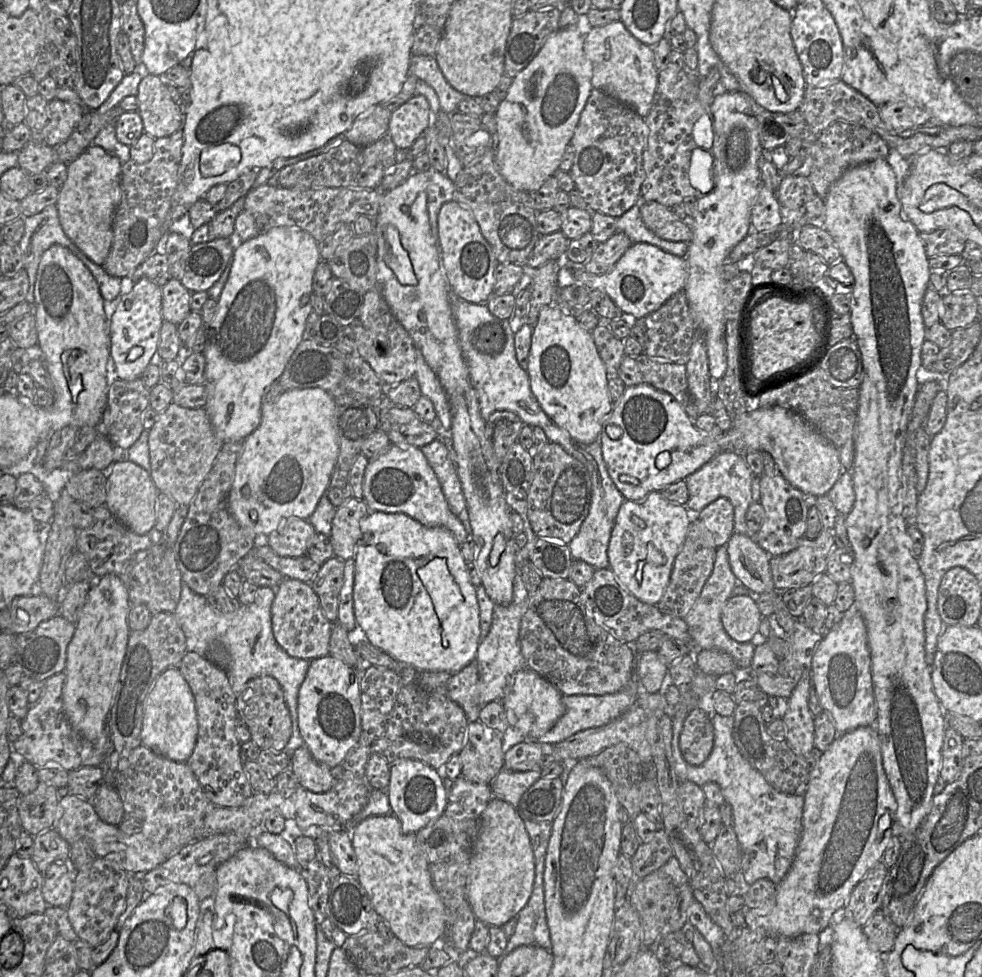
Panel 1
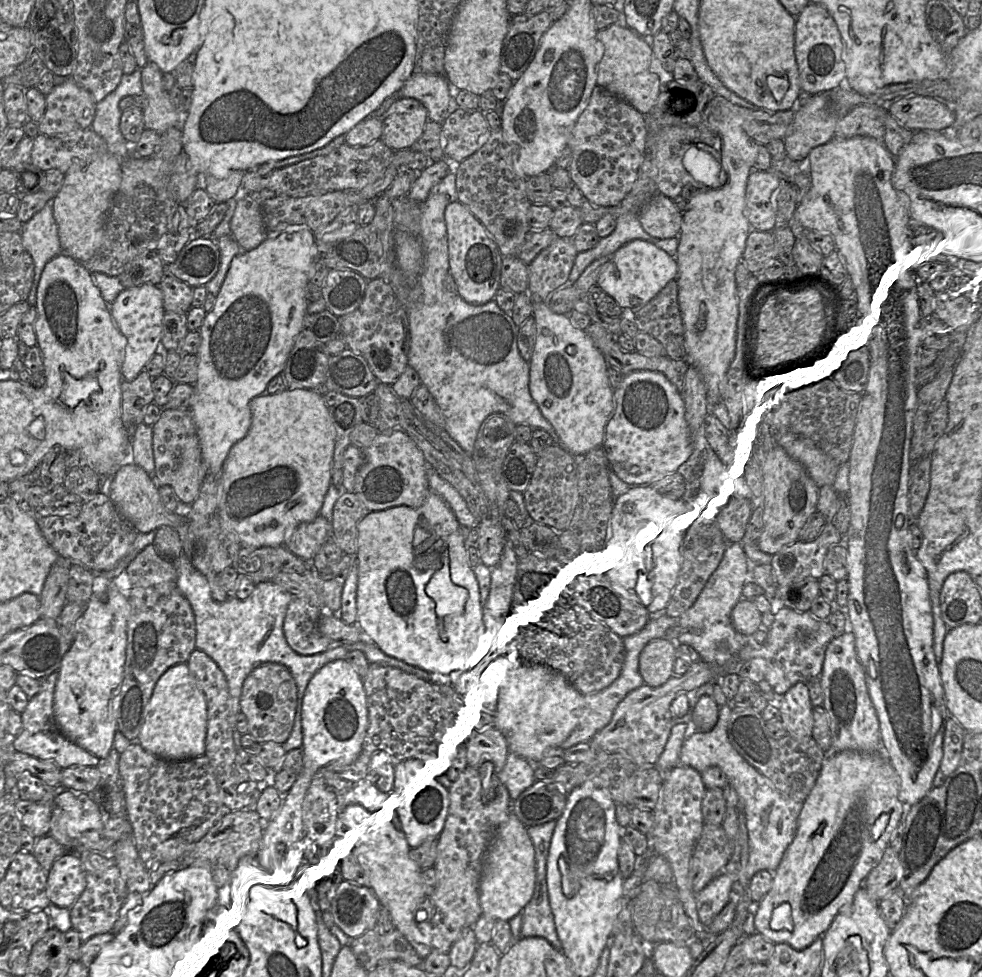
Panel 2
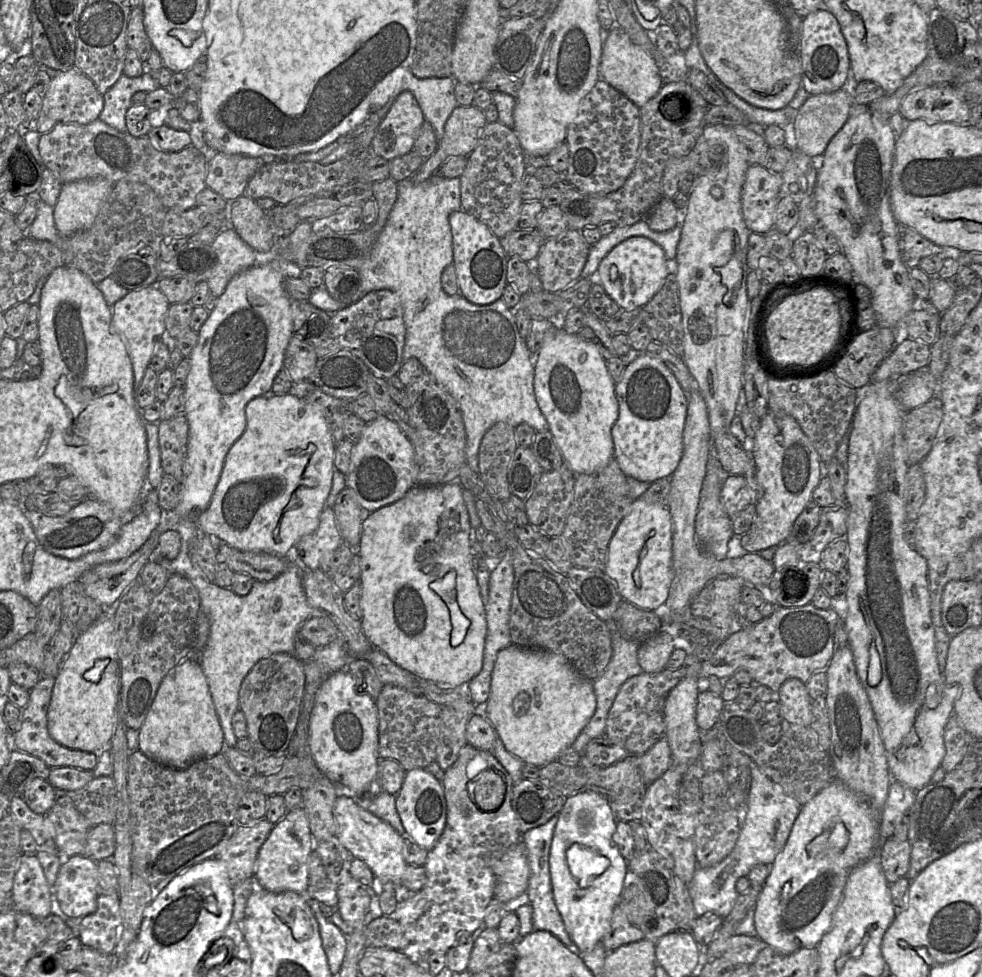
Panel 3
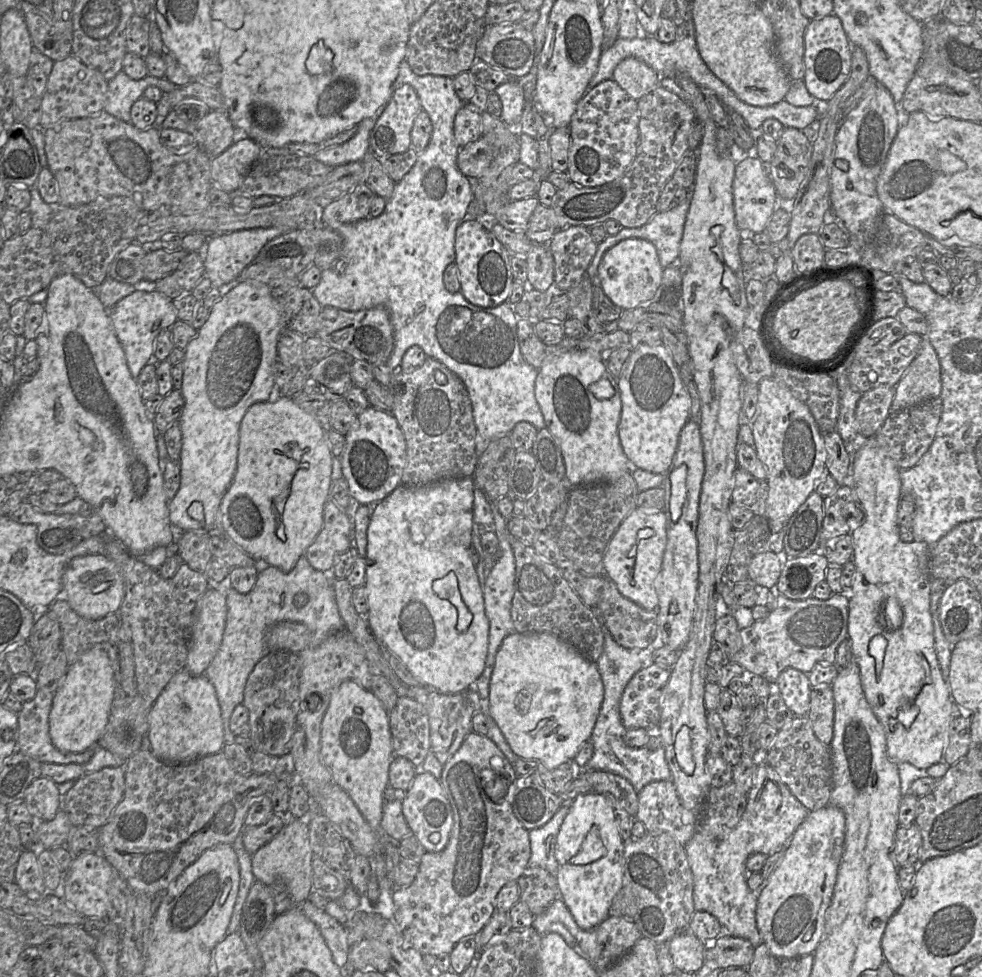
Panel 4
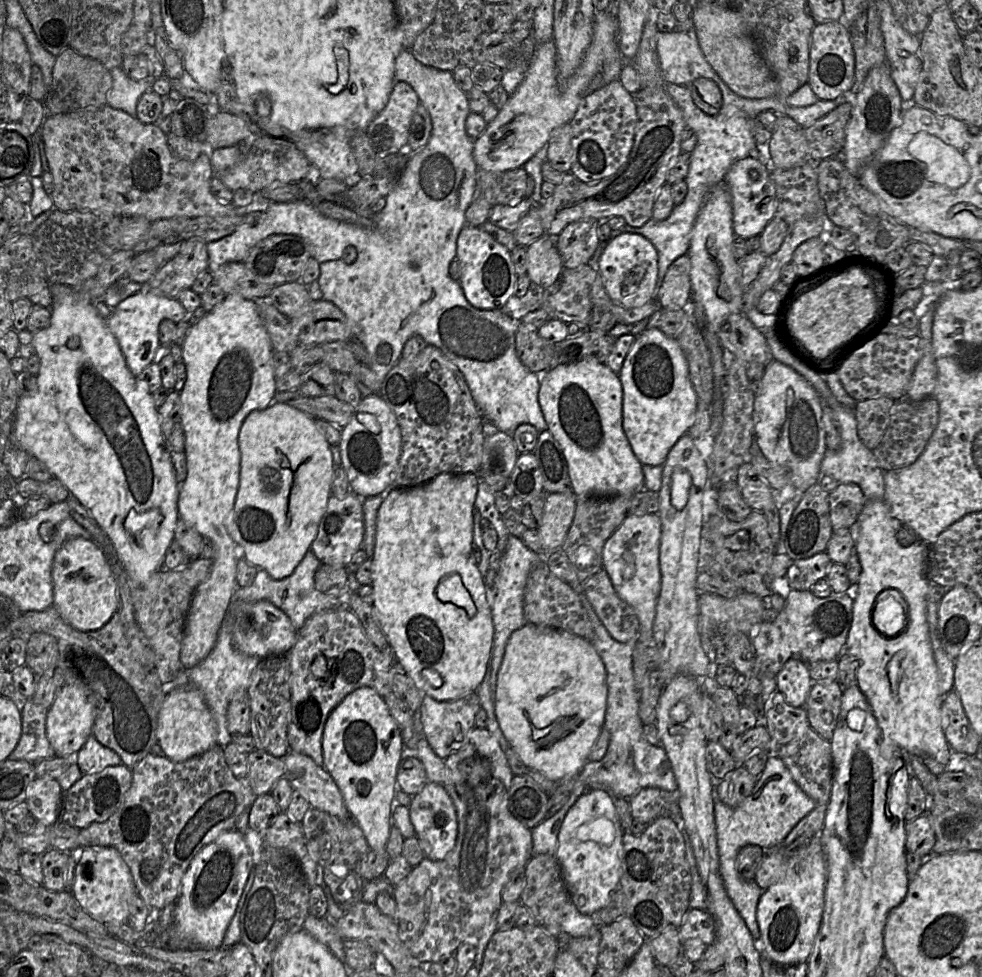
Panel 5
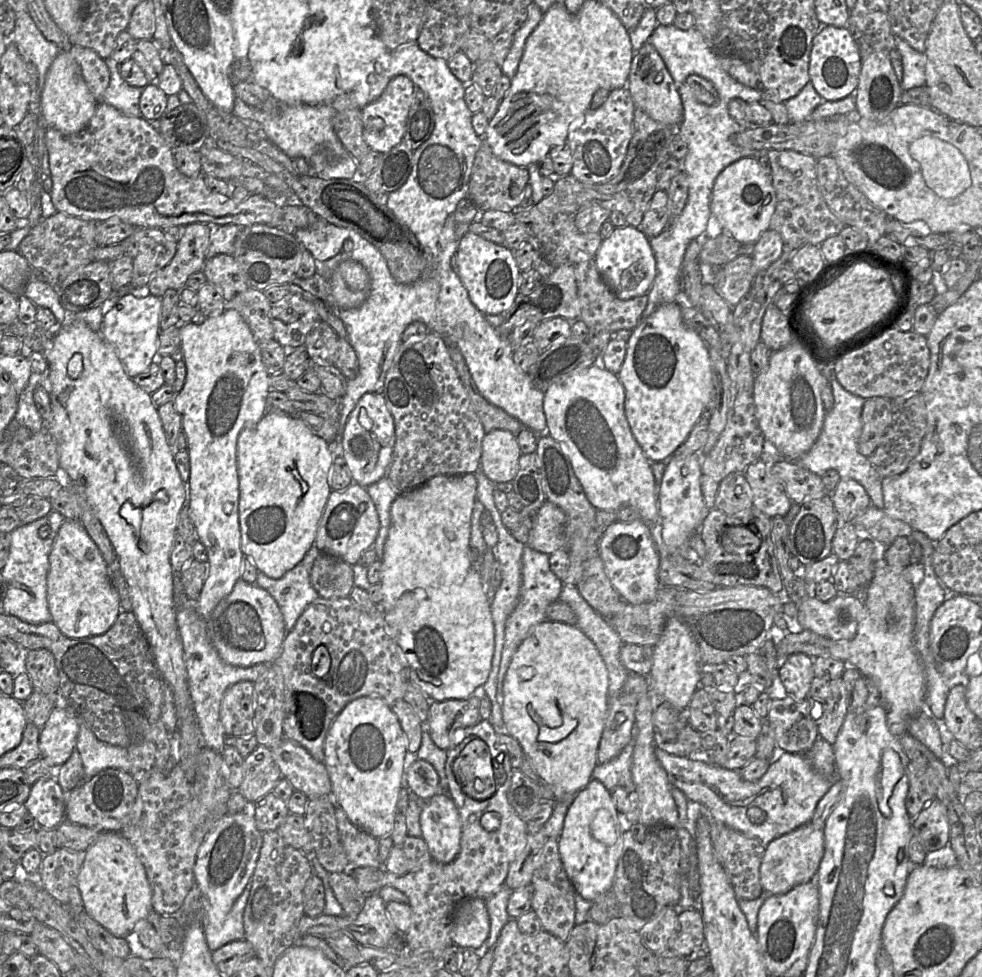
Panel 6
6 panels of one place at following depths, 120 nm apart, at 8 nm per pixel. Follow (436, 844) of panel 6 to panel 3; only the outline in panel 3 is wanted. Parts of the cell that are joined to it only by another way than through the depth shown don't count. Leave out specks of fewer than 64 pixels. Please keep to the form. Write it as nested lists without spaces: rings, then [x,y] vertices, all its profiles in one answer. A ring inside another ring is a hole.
[[[413,768],[406,771],[401,789],[396,794],[396,810],[406,833],[420,847],[431,850],[441,836],[447,818],[447,803],[442,782],[424,768]]]

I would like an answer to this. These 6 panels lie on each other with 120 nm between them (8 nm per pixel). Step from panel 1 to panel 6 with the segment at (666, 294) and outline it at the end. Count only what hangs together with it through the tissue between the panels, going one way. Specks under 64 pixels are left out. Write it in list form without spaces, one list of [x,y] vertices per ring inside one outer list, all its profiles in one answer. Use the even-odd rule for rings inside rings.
[[[630,225],[615,228],[602,241],[595,256],[595,264],[608,287],[622,300],[648,294],[656,277],[656,260],[649,238],[638,227]]]

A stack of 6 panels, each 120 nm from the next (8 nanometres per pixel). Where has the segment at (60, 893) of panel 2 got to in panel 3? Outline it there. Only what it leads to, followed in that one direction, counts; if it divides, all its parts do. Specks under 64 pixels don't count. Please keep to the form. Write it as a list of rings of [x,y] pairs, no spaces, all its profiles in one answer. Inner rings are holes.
[[[86,855],[64,857],[52,885],[60,910],[68,917],[83,918],[97,909],[97,861]]]

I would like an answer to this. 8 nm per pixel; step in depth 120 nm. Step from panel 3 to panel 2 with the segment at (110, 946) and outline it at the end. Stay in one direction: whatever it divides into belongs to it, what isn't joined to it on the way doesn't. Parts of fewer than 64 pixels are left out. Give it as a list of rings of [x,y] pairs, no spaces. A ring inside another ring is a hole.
[[[110,866],[102,874],[86,875],[86,888],[75,907],[70,910],[75,930],[83,941],[103,934],[113,934],[117,928],[120,912],[127,898],[127,888],[120,870]]]

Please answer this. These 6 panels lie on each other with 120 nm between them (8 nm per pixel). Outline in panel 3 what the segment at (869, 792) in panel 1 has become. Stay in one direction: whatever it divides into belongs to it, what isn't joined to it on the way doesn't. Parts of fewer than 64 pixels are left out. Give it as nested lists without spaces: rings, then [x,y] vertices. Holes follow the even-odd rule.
[[[835,779],[802,805],[784,848],[770,866],[770,874],[754,907],[755,929],[764,945],[782,954],[791,954],[800,948],[817,947],[822,936],[832,925],[833,914],[841,900],[849,873],[879,853],[883,841],[893,835],[895,820],[898,816],[907,814],[915,798],[915,790],[892,780],[885,804],[879,810]]]

